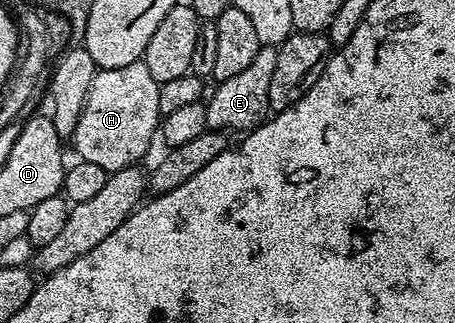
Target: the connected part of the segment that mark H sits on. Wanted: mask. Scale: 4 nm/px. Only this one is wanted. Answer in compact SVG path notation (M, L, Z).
M143 62L122 68L103 68L91 82L83 114L71 137L80 159L103 166L107 173L134 167L145 156L159 132L159 85Z

